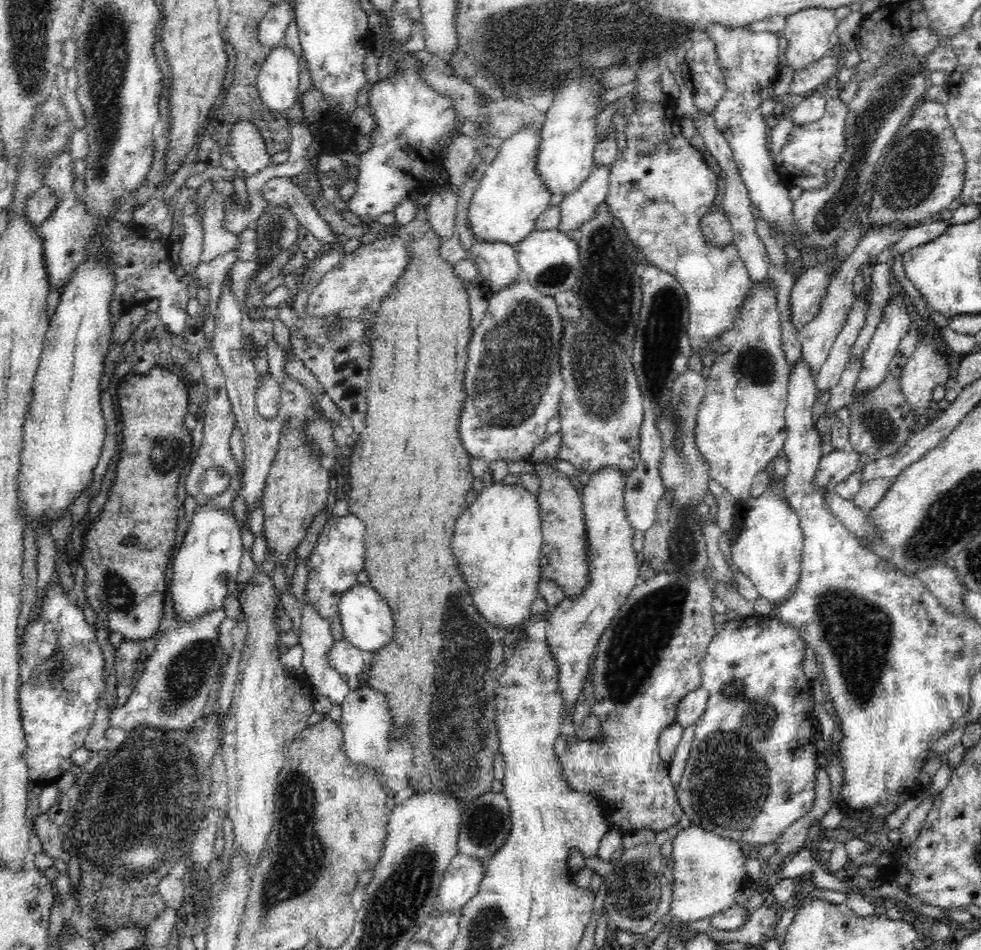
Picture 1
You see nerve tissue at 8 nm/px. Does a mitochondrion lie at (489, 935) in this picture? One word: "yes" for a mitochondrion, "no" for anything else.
yes

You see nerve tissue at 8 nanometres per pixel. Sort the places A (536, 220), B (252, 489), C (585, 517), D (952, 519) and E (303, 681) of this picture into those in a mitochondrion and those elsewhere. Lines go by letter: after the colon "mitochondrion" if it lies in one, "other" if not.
A: other
B: other
C: other
D: mitochondrion
E: other

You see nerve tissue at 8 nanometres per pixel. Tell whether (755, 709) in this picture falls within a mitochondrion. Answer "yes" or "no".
yes

